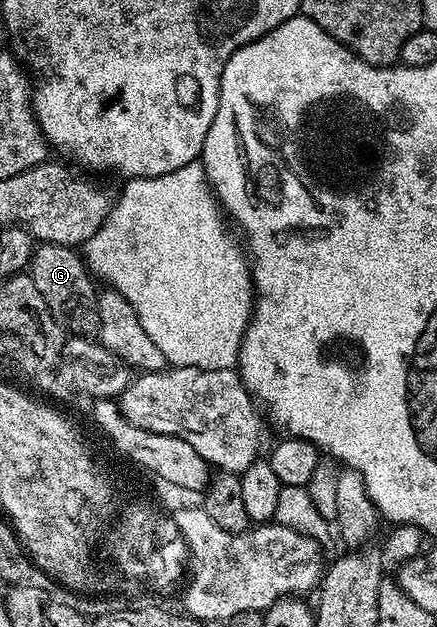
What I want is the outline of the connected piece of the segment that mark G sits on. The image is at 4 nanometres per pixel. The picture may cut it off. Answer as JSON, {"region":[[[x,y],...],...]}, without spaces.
{"region":[[[38,243],[30,259],[28,274],[36,289],[40,289],[40,297],[44,297],[48,313],[52,313],[71,336],[97,336],[100,325],[99,290],[94,287],[95,280],[90,274],[90,268],[86,266],[85,258],[75,248],[61,247],[55,243]]]}

